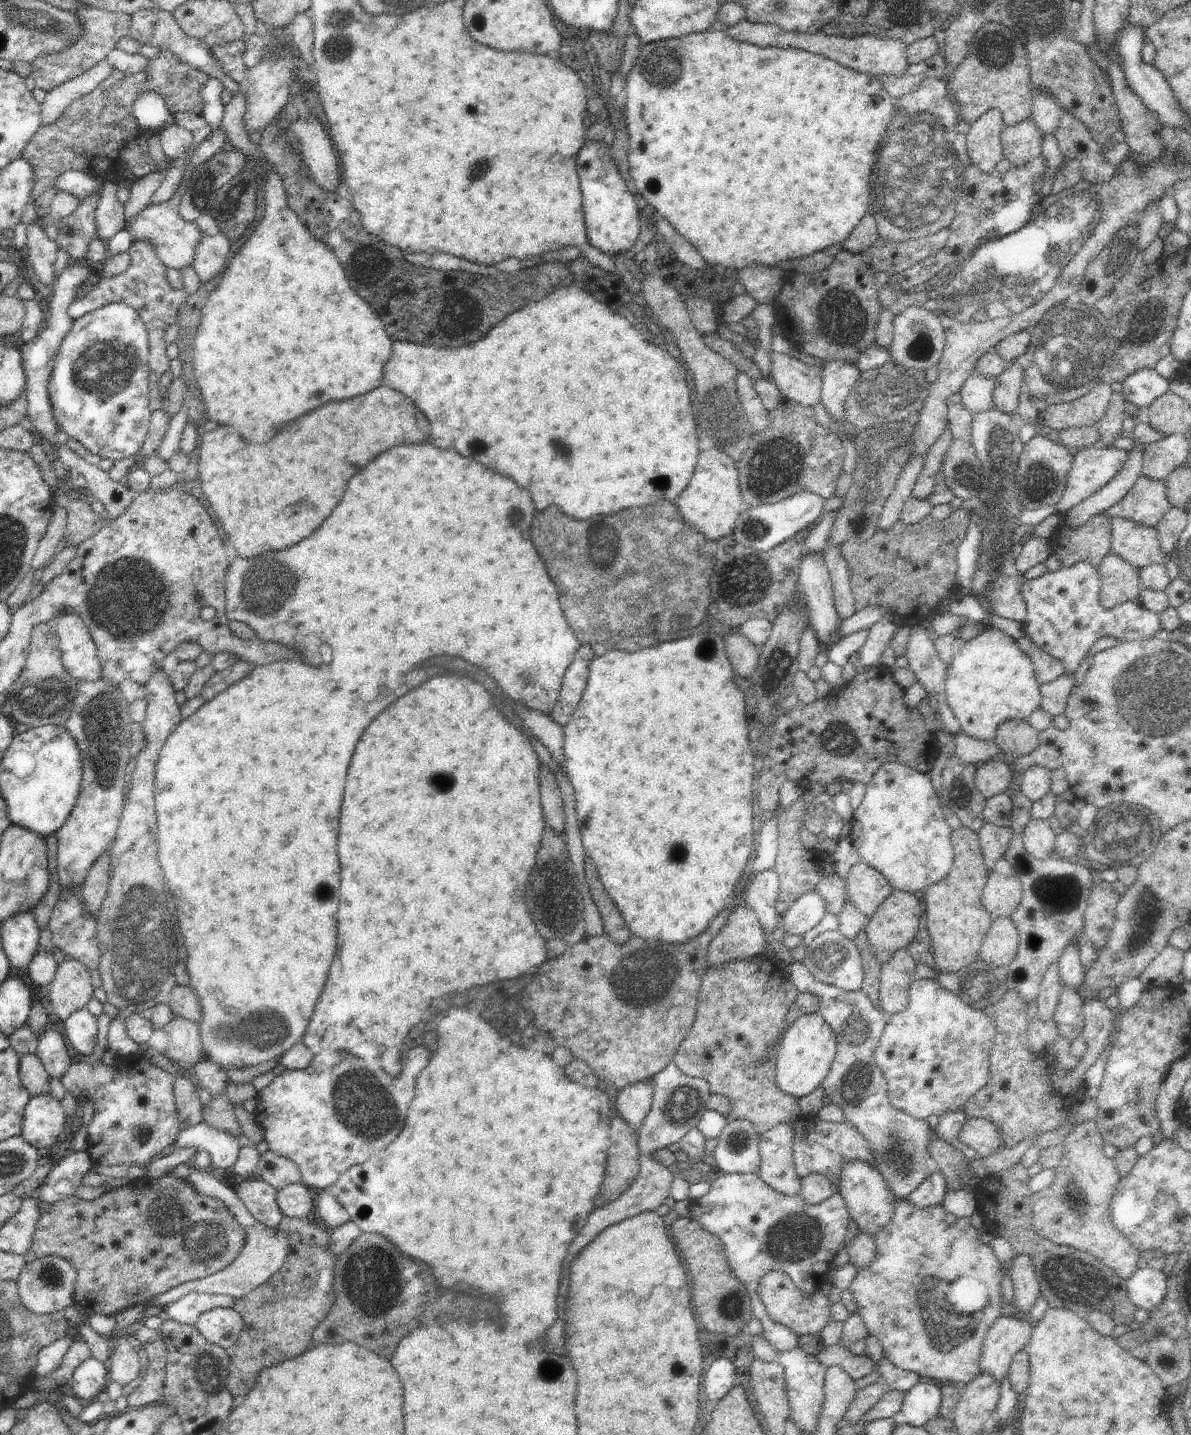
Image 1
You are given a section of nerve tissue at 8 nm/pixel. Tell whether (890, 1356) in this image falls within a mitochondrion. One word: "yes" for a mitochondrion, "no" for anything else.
no

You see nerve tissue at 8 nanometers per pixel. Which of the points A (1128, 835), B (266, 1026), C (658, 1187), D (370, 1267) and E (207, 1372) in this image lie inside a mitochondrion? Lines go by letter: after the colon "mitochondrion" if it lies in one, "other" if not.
A: mitochondrion
B: mitochondrion
C: other
D: mitochondrion
E: mitochondrion

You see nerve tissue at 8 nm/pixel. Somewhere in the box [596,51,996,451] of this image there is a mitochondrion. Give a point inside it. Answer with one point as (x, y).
(909, 195)

